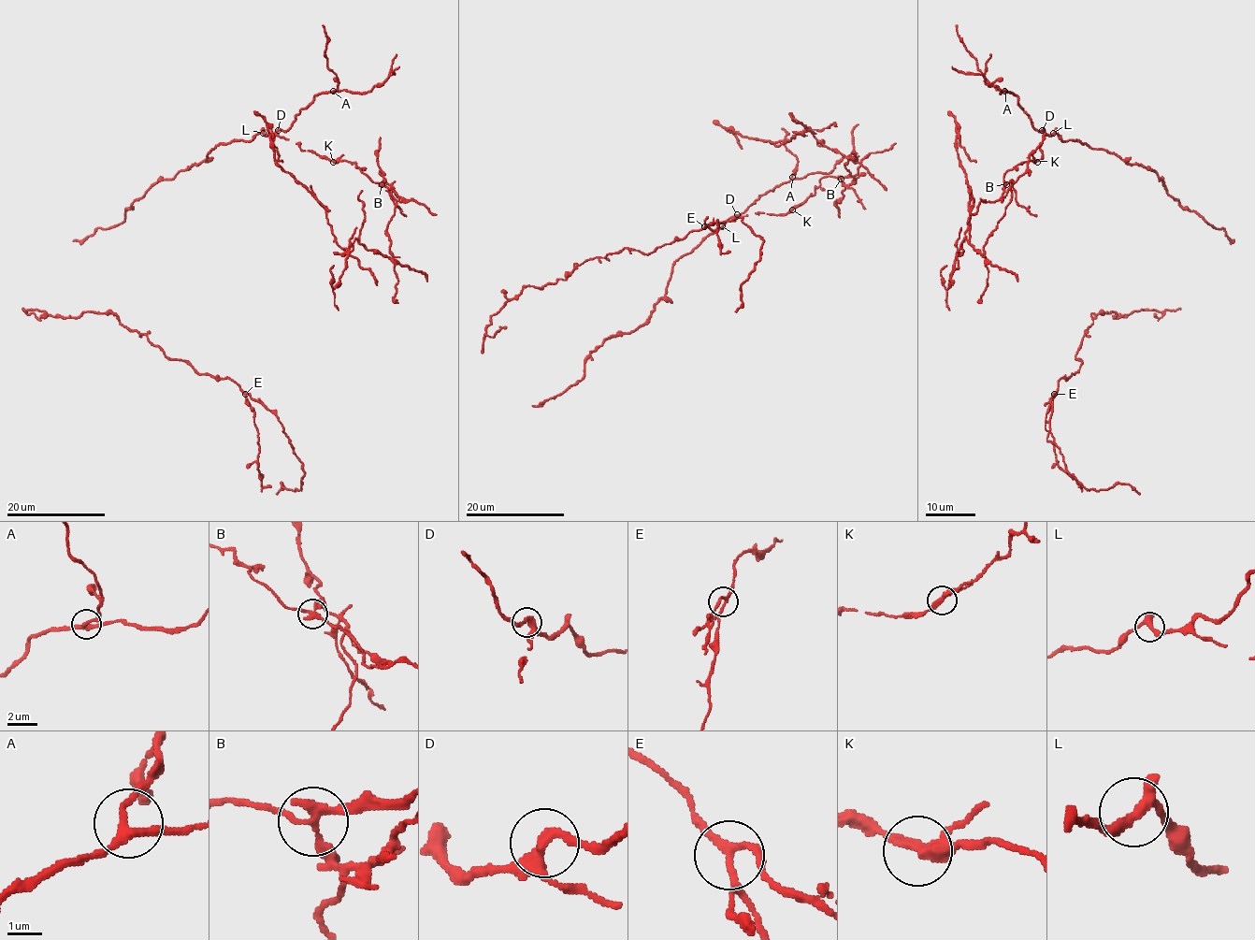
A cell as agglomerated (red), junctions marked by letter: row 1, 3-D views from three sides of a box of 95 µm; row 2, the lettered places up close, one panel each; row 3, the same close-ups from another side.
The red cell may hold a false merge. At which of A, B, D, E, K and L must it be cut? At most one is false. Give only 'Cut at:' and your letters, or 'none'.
Cut at: B

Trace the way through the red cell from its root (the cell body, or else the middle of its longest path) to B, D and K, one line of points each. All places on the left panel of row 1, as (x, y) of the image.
B: (134, 202), (159, 181), (201, 164), (218, 145), (252, 140), (260, 132), (332, 160), (355, 163), (382, 183)
D: (134, 202), (159, 181), (201, 164), (218, 145), (278, 130)
K: (134, 202), (159, 181), (201, 164), (218, 145), (252, 140), (260, 132), (286, 137), (333, 162)

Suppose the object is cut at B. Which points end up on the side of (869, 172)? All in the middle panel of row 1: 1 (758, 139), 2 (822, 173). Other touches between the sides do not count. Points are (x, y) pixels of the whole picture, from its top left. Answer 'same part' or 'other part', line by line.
1: same part
2: other part

